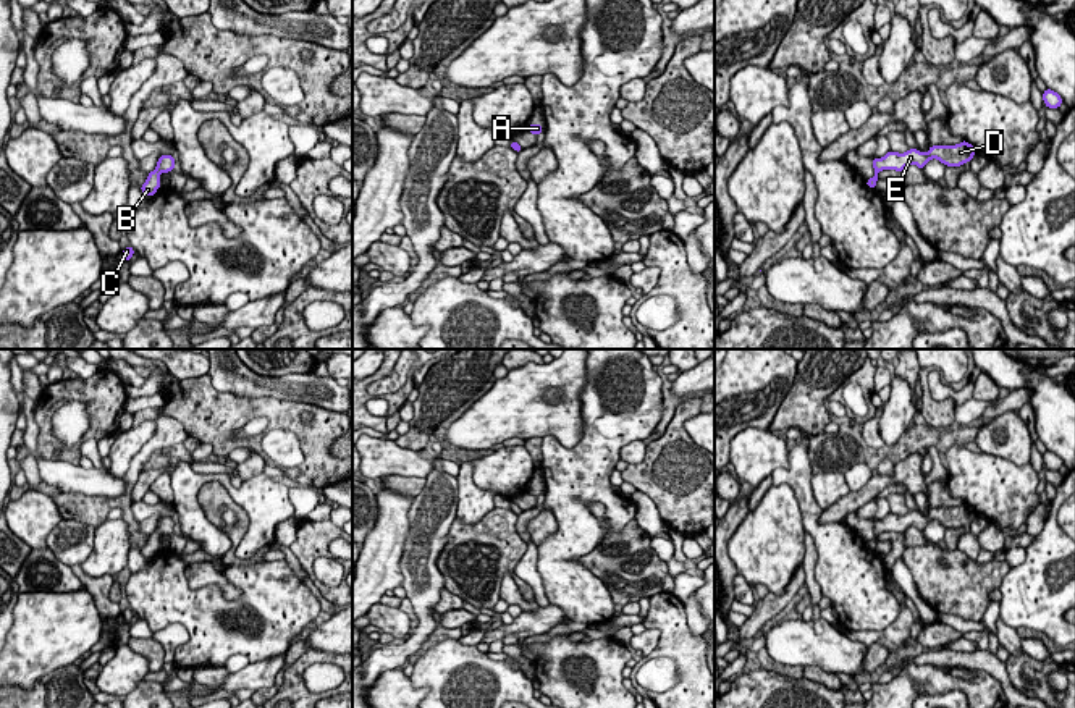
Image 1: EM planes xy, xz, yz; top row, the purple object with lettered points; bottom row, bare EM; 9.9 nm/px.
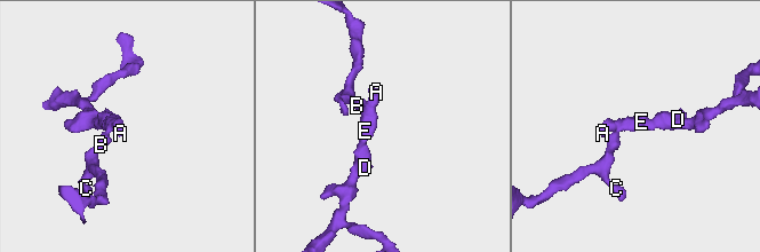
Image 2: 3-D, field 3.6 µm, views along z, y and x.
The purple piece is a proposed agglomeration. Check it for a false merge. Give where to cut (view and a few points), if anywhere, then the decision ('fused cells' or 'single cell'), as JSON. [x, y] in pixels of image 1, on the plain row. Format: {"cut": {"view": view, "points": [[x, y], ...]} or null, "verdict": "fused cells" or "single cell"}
{"cut": null, "verdict": "single cell"}

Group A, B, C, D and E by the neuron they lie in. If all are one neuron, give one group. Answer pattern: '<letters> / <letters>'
A B C D E

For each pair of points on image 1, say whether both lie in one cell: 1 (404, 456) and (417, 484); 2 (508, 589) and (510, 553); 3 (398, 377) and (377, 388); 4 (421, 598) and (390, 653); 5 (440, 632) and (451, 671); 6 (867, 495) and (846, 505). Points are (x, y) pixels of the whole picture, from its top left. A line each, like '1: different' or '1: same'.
1: different
2: different
3: same
4: same
5: different
6: same

